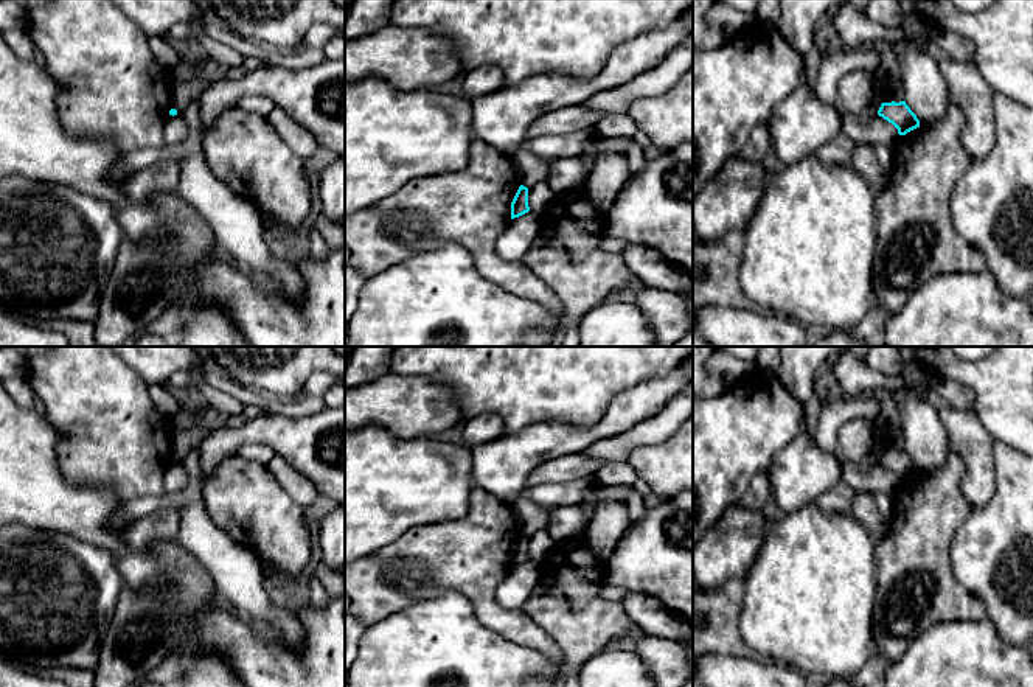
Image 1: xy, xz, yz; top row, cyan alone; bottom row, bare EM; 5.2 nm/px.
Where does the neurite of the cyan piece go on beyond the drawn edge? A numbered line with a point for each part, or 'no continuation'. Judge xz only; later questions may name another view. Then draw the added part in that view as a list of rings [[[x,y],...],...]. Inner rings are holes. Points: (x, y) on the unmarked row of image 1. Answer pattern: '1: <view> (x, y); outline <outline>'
no continuation

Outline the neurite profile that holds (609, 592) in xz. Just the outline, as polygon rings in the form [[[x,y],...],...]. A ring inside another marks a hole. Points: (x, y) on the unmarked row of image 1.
[[[607,584],[600,586],[596,591],[601,598],[615,602],[621,602],[629,594],[626,588]]]

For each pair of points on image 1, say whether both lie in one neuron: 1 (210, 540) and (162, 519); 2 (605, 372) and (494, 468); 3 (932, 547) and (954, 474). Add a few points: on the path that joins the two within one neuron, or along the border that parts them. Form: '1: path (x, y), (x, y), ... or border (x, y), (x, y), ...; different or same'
1: border (142, 516), (165, 509), (177, 509), (177, 540); different
2: border (583, 426), (542, 421), (528, 425), (513, 434); different
3: path (932, 529), (932, 501), (937, 493); same

